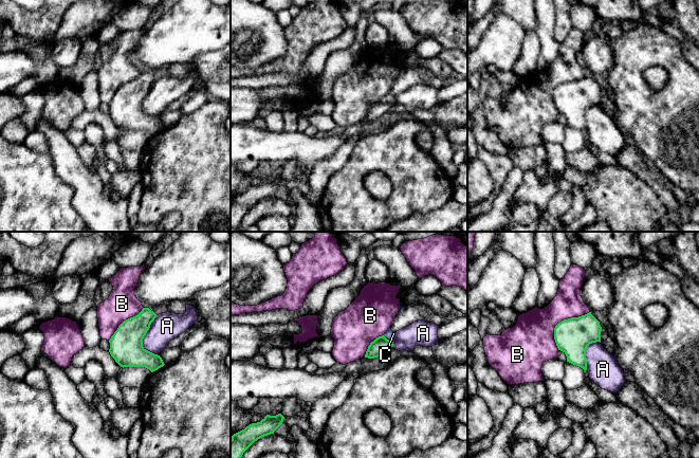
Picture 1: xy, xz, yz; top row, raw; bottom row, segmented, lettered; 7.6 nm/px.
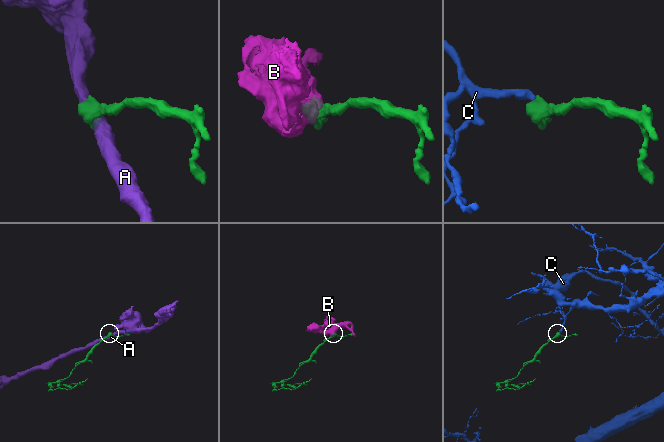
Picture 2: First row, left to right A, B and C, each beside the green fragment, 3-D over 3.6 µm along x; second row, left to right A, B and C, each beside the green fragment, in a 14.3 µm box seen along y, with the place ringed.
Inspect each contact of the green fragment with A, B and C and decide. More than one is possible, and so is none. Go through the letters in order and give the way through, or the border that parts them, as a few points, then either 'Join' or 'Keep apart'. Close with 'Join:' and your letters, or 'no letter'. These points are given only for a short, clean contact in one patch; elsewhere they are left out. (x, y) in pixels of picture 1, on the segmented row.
A: Keep apart
B: Keep apart
C: Path across: xz (381, 344), (386, 339), (389, 334). Join
Join: C

